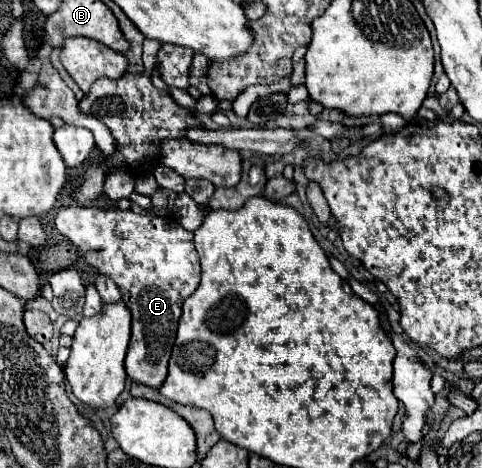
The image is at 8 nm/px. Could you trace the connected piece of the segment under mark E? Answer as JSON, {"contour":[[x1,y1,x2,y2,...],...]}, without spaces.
{"contour":[[64,207,56,215,56,229,66,235,84,255,84,261,98,269,100,275,112,279,120,293,122,301,132,313,132,337,126,355,126,375,142,385,160,387,168,373,168,359,176,339,178,319,182,315,182,303,192,295,200,283,200,261,194,249,194,235,186,231,178,219,160,217,154,211,132,213,120,211,118,207,100,209,100,207]]}

